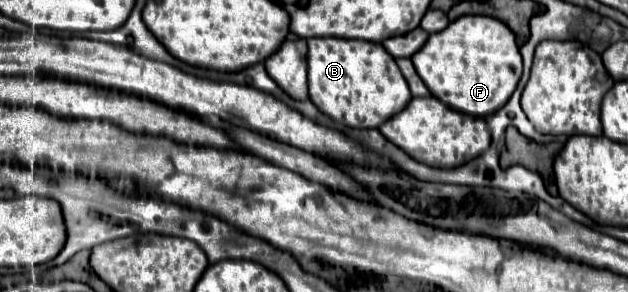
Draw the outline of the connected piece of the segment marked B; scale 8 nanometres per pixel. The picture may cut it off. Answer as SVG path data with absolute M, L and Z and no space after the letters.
M308 38L310 100L332 120L352 128L378 128L410 102L408 84L382 44L346 38Z

